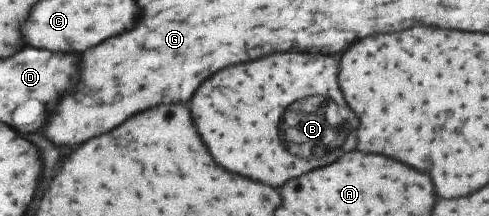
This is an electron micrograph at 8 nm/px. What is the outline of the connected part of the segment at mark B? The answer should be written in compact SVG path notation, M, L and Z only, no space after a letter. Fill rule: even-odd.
M291 51L233 65L215 73L197 89L191 99L191 115L219 165L231 173L247 175L255 181L269 183L271 187L281 187L287 179L333 163L357 146L357 141L345 143L347 139L341 135L343 119L337 105L345 107L347 103L339 89L337 73L339 59L319 53ZM311 95L331 97L331 103ZM297 99L303 99L303 103L293 103Z

